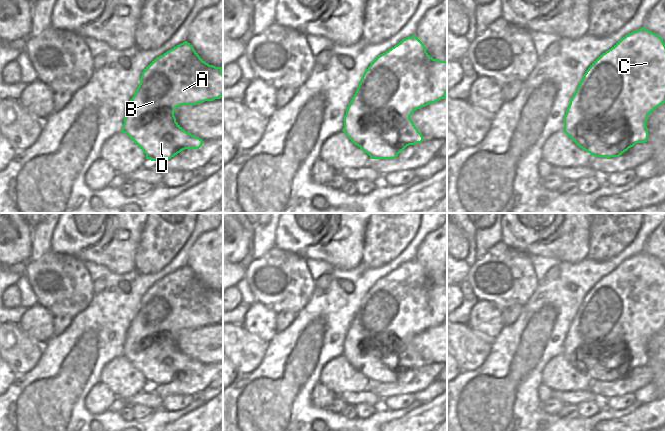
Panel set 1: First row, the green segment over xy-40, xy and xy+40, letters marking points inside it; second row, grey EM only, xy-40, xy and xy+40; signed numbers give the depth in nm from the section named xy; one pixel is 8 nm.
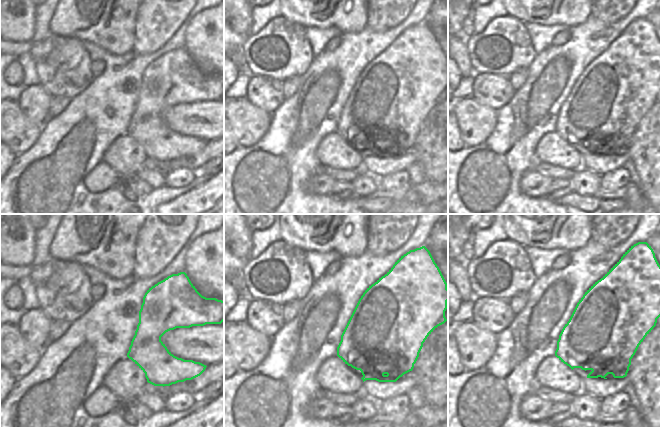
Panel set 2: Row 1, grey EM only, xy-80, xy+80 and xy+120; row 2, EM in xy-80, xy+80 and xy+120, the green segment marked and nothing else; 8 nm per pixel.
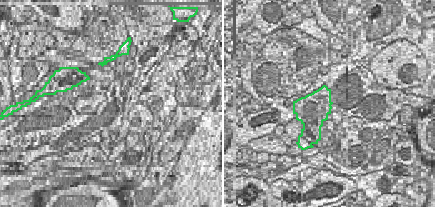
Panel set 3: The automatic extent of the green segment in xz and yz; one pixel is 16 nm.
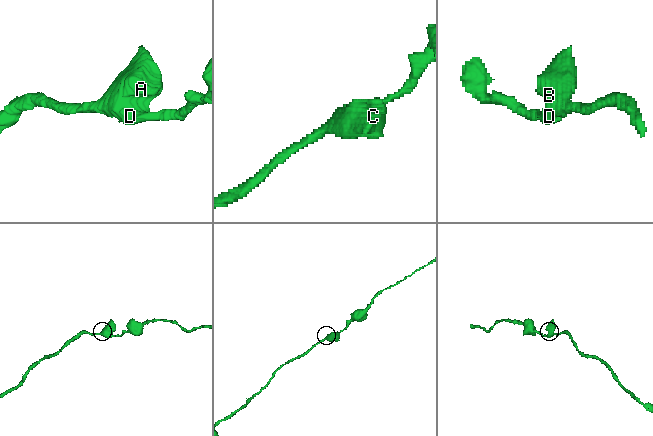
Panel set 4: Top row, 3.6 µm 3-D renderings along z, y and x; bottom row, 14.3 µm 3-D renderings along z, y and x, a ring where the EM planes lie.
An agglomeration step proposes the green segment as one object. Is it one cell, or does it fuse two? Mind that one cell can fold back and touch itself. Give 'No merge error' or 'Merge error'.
No merge error.

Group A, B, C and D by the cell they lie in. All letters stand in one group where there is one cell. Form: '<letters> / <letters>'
A B C D

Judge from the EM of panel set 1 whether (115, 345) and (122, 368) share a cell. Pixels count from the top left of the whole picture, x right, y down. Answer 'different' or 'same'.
different

